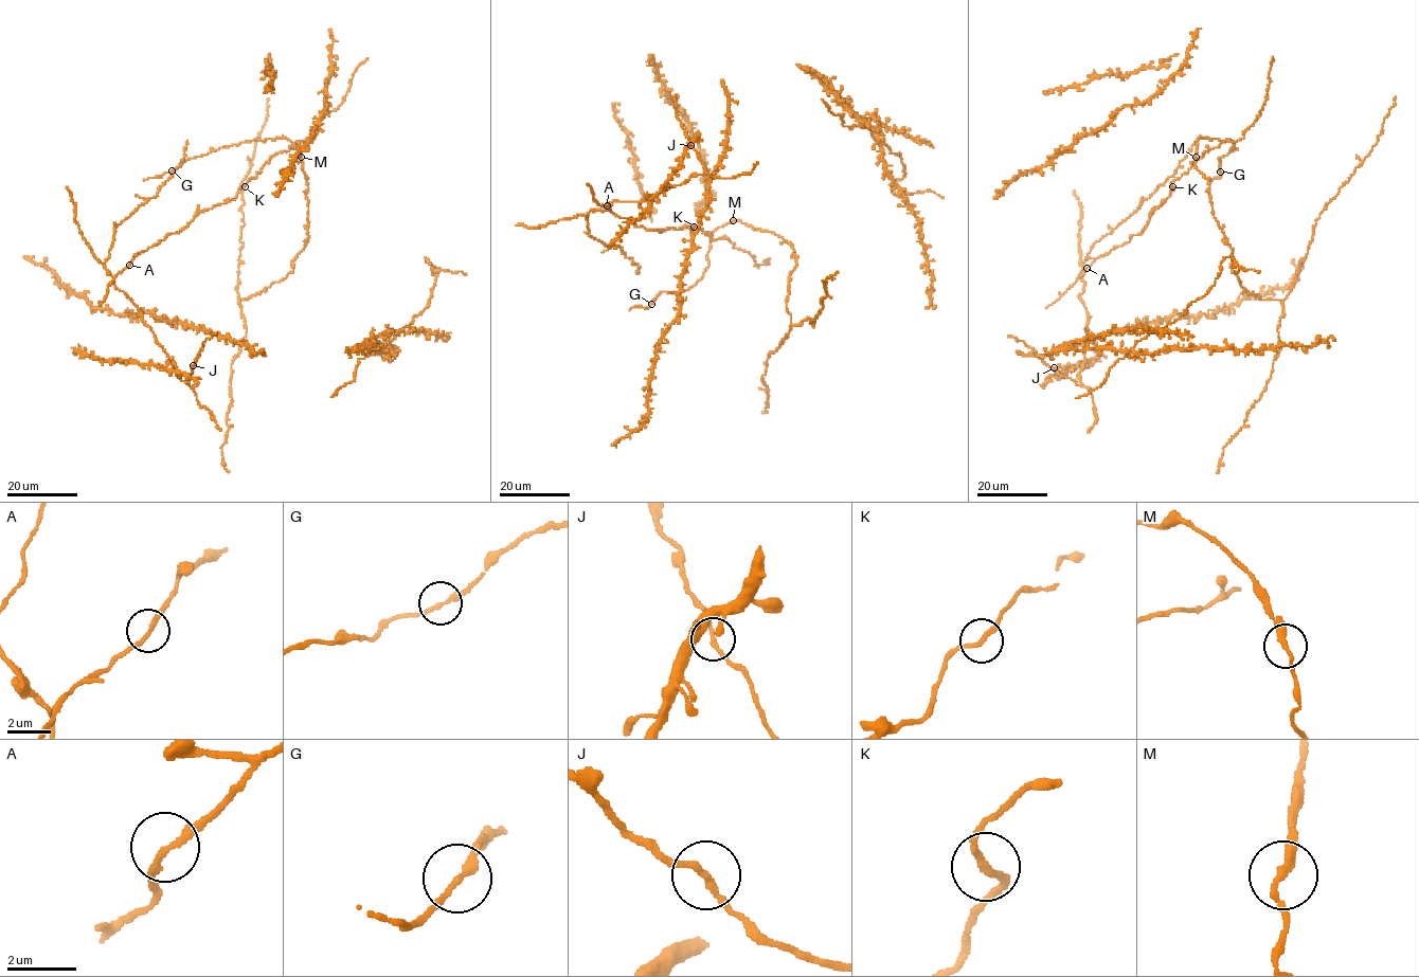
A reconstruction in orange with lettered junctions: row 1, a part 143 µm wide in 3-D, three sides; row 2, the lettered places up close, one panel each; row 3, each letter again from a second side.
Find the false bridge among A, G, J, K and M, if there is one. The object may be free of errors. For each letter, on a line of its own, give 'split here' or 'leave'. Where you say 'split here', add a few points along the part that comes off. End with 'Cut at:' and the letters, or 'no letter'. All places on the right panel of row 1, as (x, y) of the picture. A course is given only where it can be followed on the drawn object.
A: leave
G: leave
J: leave
K: leave
M: leave
Cut at: no letter

